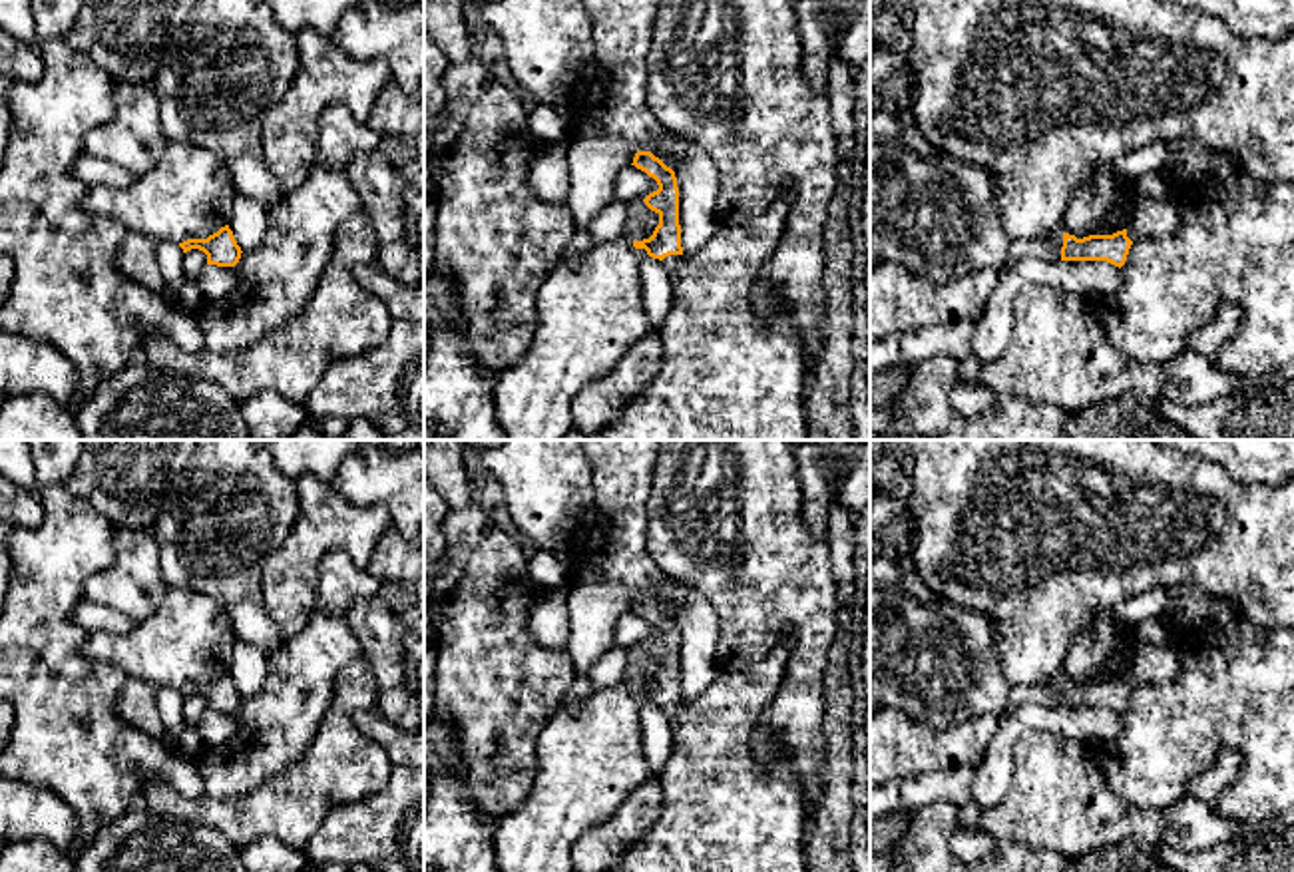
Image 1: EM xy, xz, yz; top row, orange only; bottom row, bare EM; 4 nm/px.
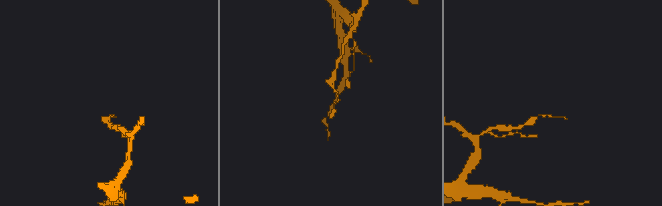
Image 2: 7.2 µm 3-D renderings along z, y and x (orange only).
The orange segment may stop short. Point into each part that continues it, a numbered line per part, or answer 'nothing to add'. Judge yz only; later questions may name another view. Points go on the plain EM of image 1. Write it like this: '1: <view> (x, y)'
1: yz (1157, 655)

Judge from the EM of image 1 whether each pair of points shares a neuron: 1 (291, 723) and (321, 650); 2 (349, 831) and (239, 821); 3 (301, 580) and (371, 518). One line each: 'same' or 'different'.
1: same
2: different
3: same

